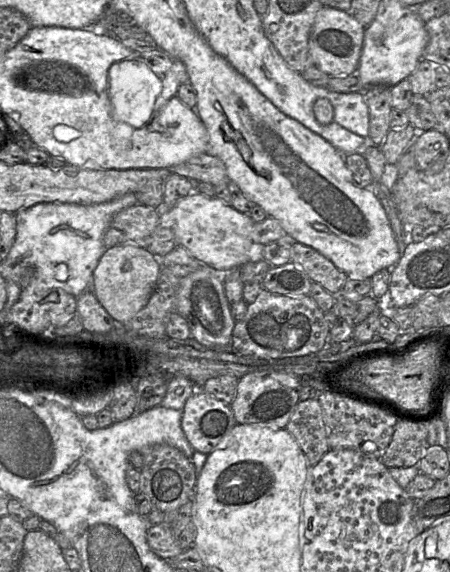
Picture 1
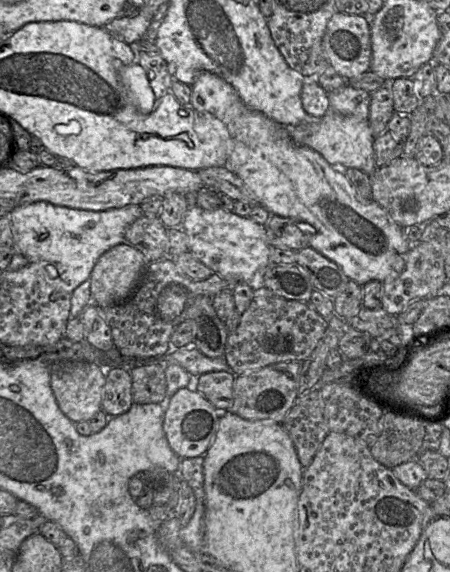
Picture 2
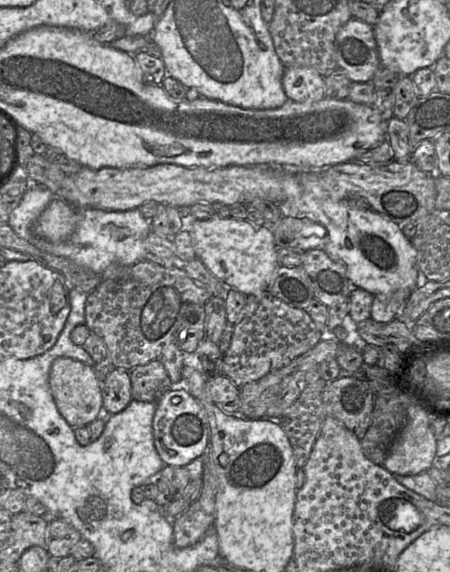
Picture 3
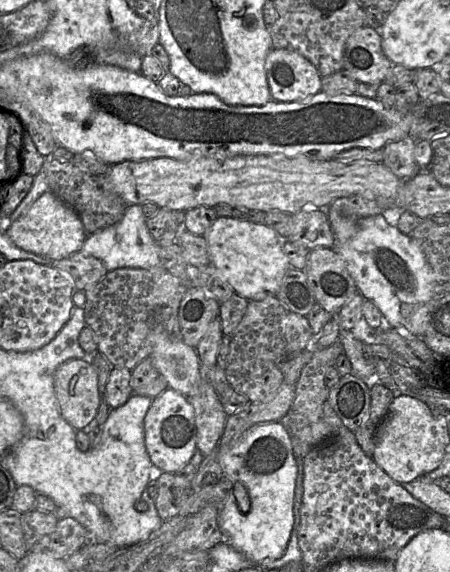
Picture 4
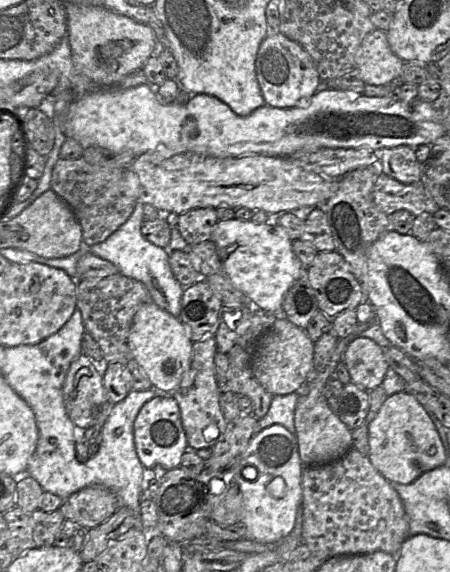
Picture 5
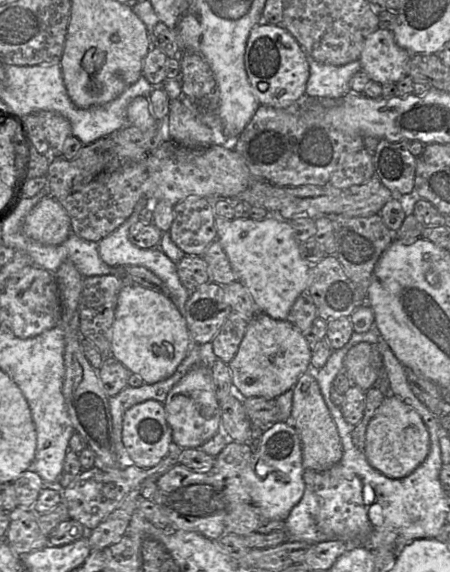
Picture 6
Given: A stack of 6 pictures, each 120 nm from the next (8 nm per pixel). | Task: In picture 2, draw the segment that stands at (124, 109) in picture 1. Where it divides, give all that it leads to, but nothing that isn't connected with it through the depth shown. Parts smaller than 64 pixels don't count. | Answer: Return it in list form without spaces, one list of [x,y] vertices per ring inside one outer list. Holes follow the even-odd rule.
[[[132,63],[120,67],[119,75],[130,102],[139,112],[151,113],[154,110],[155,94],[144,68]]]

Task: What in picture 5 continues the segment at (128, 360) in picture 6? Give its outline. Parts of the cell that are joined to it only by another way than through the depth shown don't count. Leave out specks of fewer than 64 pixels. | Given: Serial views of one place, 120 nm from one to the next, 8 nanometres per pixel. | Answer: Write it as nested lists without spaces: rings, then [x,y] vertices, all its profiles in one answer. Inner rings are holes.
[[[154,302],[144,303],[136,312],[128,345],[134,362],[143,369],[154,388],[172,393],[179,387],[183,374],[190,368],[192,344],[181,320]]]

